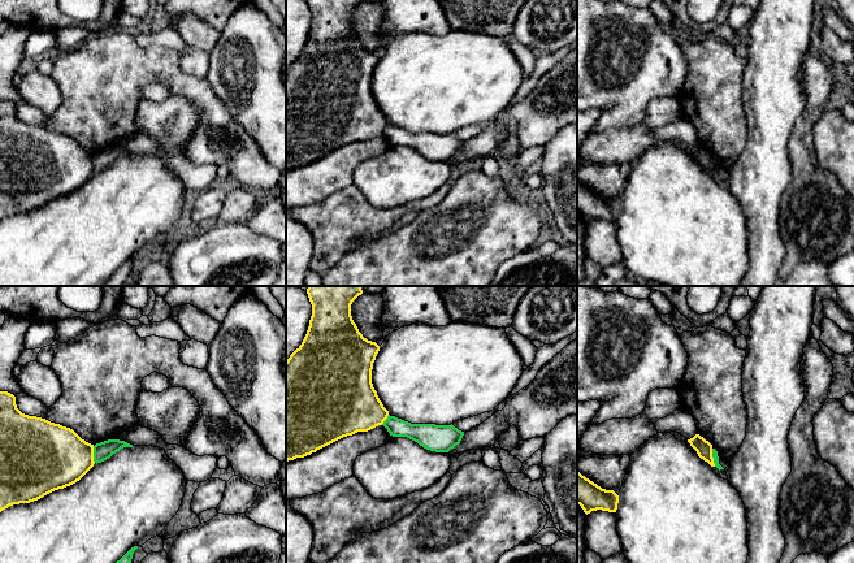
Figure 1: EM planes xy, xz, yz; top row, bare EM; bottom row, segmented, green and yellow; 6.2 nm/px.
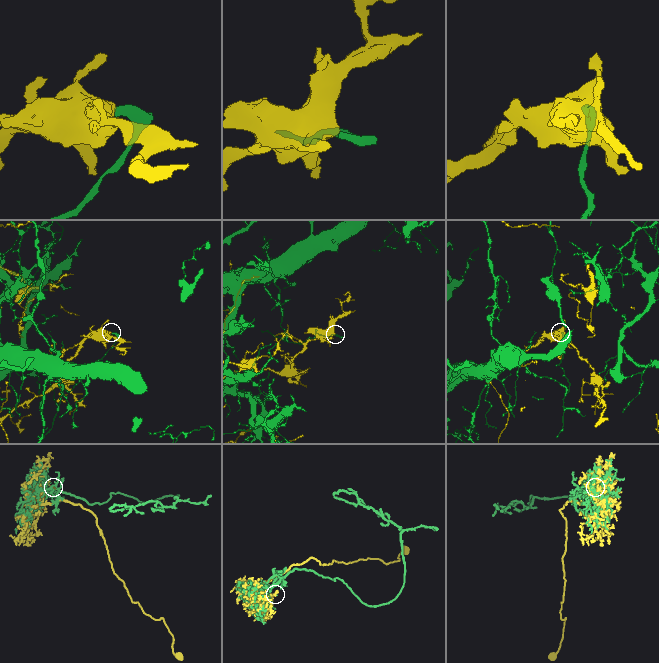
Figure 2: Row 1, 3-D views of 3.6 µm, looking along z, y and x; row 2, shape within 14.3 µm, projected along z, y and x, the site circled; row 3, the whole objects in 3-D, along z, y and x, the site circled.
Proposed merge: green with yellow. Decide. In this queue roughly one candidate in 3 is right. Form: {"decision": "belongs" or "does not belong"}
{"decision": "does not belong"}

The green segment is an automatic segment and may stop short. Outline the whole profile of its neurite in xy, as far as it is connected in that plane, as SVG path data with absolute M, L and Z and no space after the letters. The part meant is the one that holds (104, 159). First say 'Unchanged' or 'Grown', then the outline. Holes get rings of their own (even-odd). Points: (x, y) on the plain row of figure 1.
Unchanged. M108 148L94 155L94 170L101 172L109 168L113 163L120 160L123 156L133 156L133 153L120 150L120 148Z

